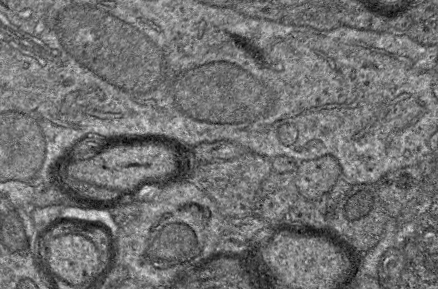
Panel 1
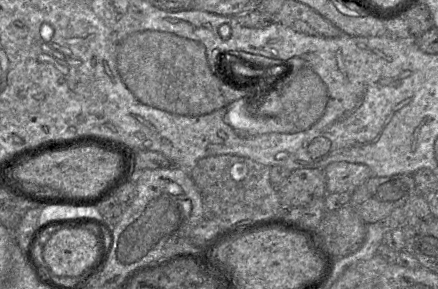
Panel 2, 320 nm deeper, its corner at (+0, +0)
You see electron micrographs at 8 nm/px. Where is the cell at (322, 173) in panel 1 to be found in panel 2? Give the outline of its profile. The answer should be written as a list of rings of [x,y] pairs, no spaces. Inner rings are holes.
[[[333,162],[325,169],[328,193],[353,193],[357,187],[373,176],[370,168],[361,163]]]

